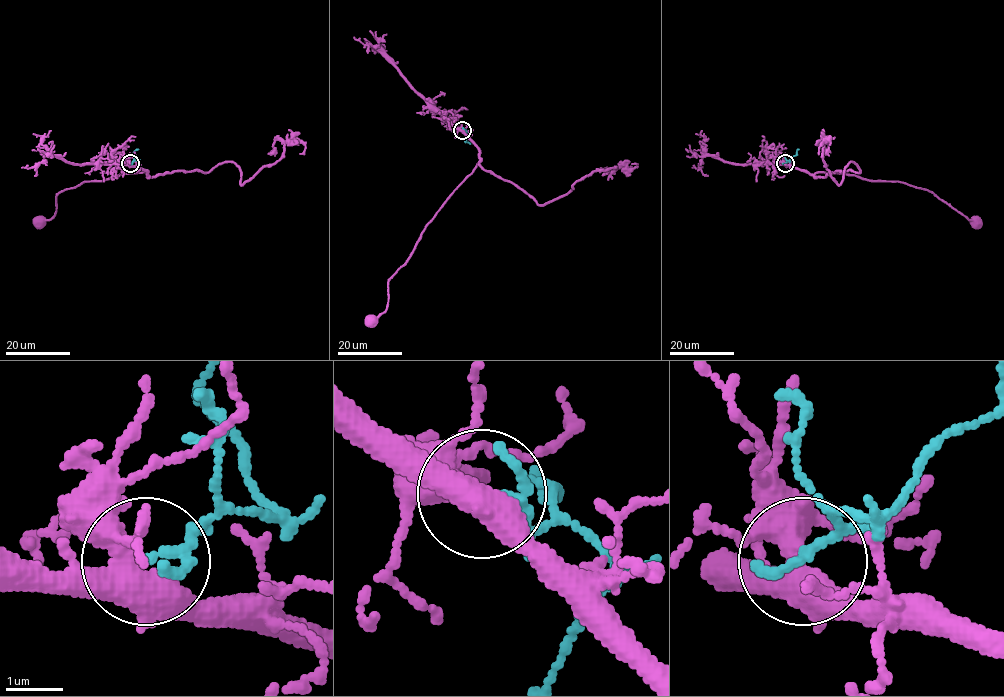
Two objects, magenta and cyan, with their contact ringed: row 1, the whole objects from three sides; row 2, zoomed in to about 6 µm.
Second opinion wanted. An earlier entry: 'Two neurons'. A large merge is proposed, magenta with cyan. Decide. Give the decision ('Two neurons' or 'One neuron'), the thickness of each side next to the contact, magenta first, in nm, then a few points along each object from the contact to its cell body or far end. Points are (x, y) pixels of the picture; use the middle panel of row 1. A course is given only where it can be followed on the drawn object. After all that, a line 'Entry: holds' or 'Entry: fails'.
One neuron. Thickness 440 nm (magenta) against 130 nm. Course of magenta: (462, 130), (477, 147), (480, 161), (422, 232), (410, 257), (388, 282), (386, 309), (372, 321). Course of cyan: (462, 130), (469, 134), (465, 142), (470, 143)
Entry: fails

